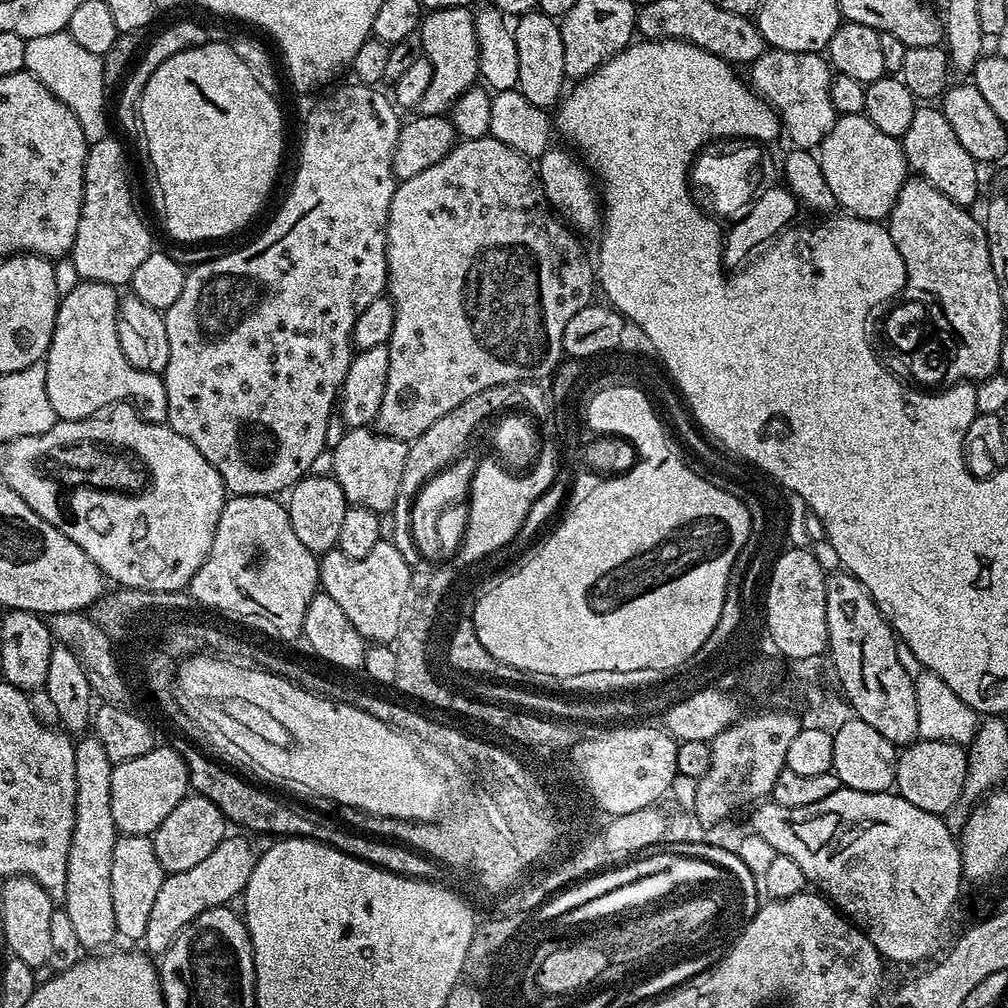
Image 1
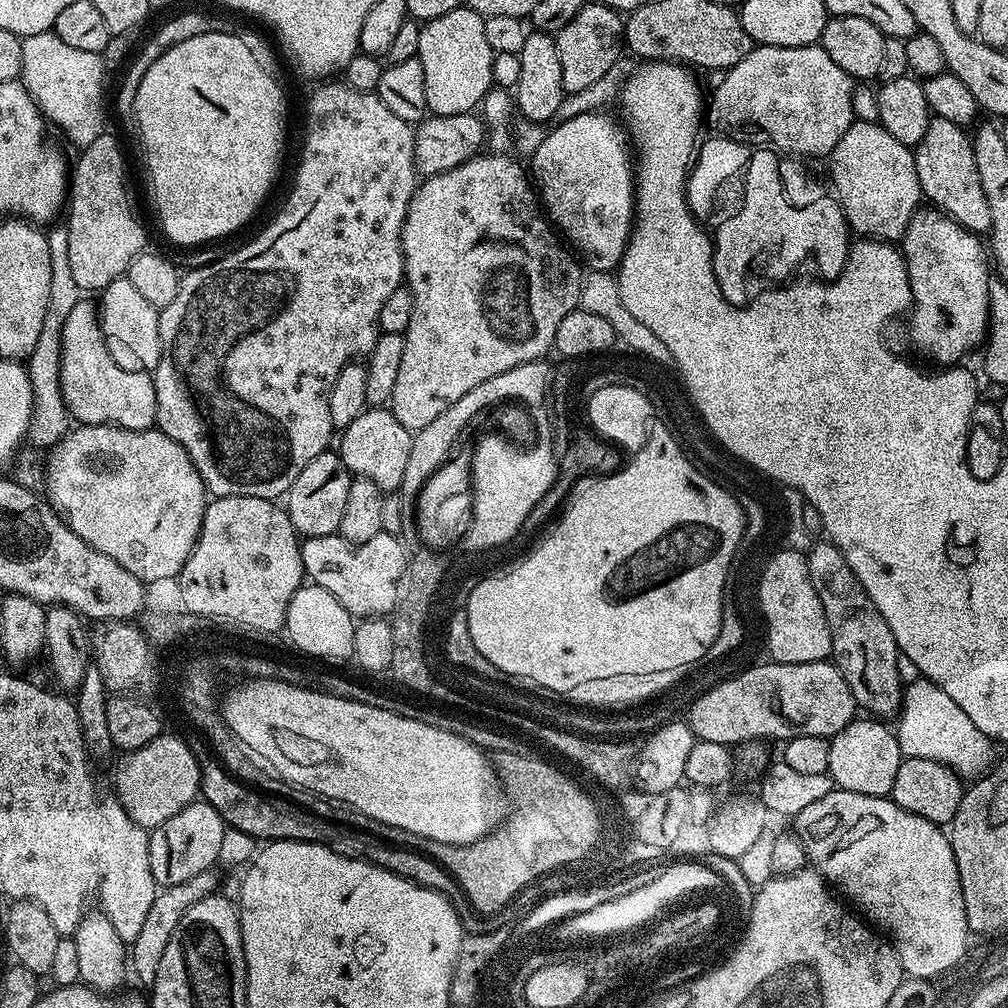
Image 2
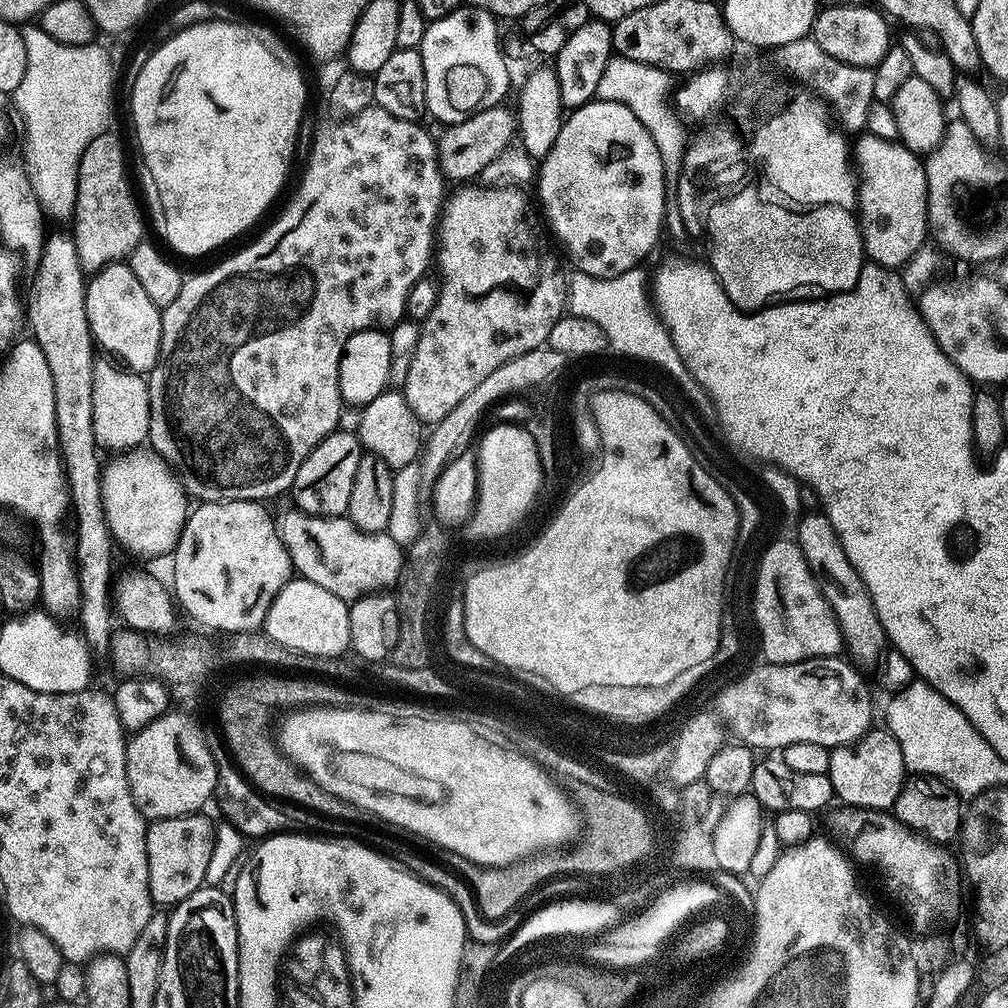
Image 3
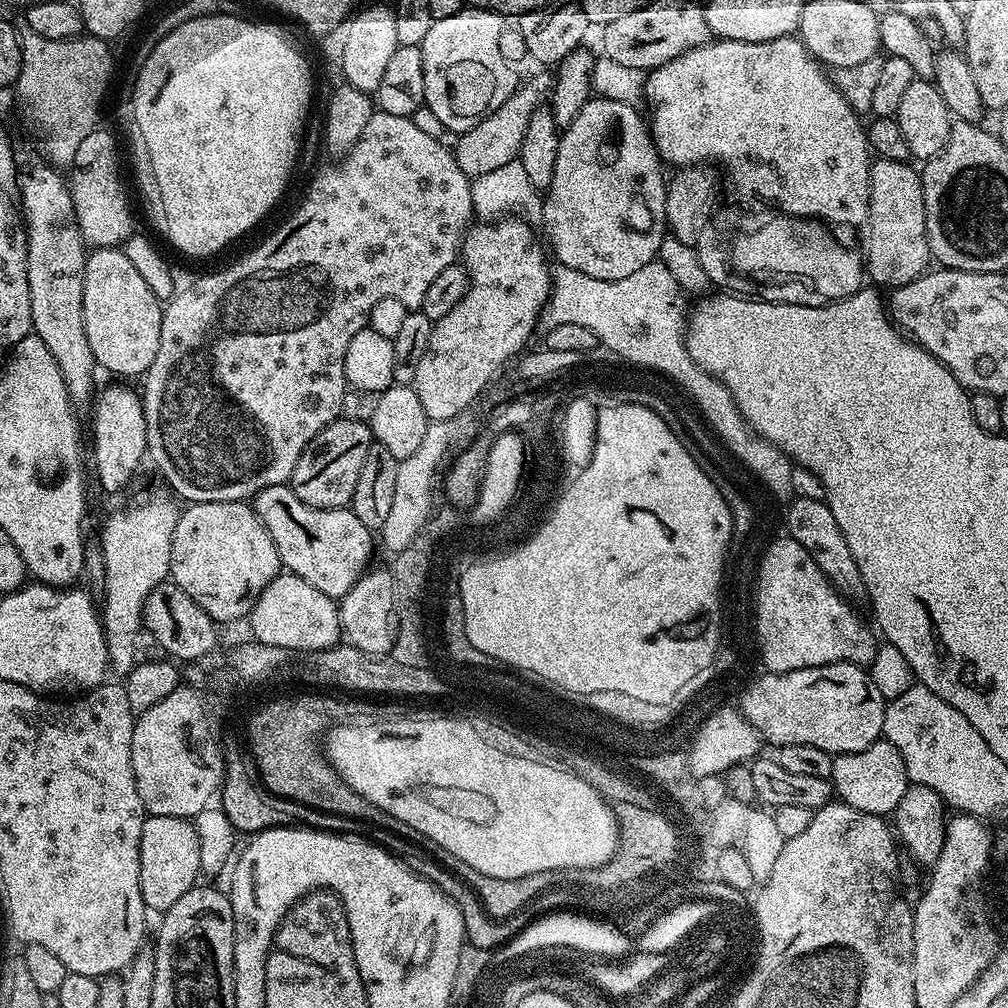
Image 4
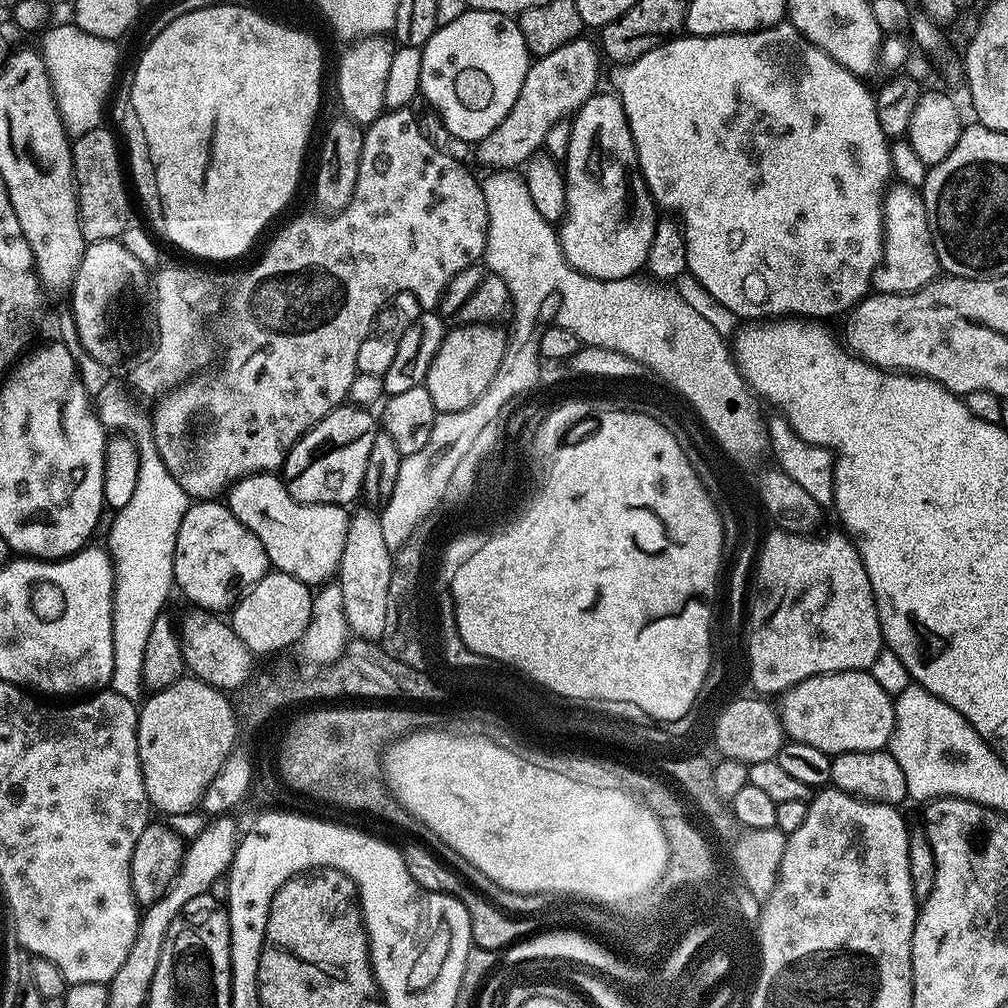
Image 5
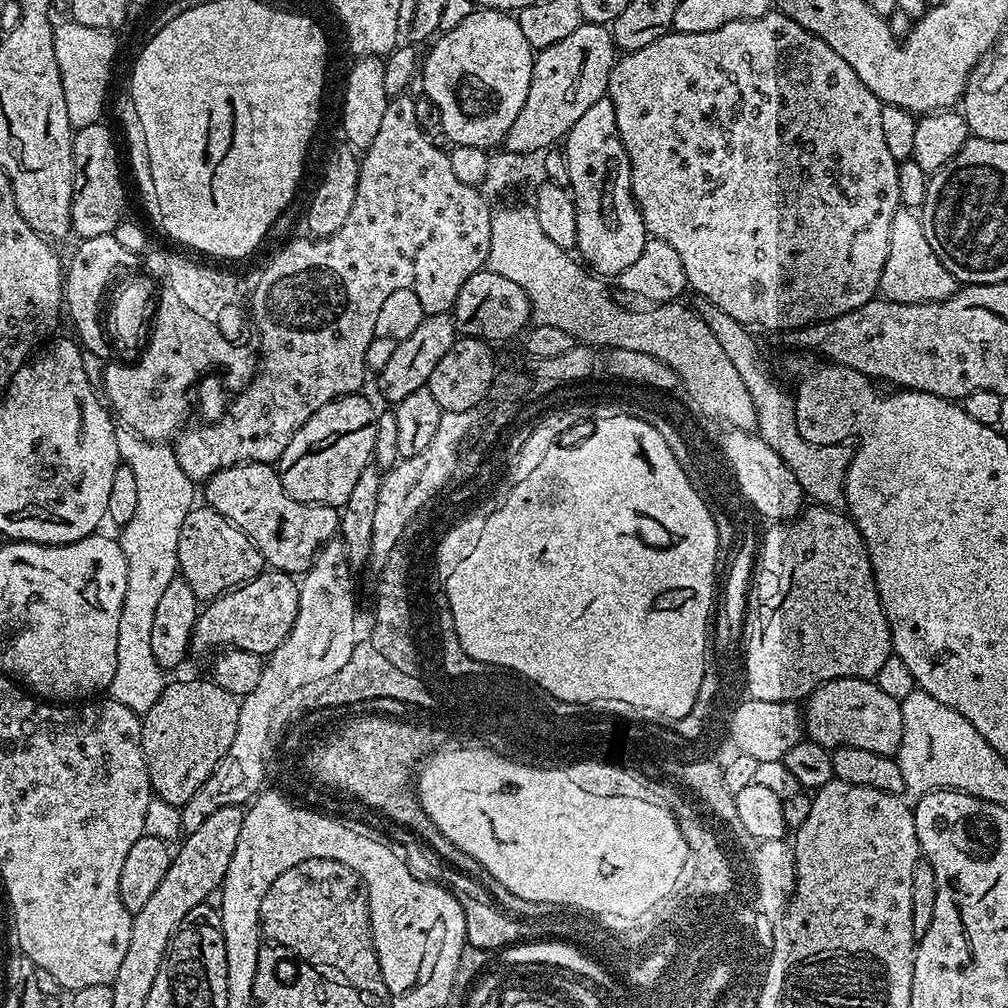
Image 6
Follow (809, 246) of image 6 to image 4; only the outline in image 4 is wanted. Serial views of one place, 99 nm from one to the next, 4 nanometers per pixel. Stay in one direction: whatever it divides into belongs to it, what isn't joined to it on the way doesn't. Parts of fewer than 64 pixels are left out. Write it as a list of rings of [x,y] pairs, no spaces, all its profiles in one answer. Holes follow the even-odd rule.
[[[795,35],[766,42],[713,39],[651,69],[644,84],[650,133],[665,165],[680,169],[687,159],[762,154],[766,142],[792,124],[820,134],[818,142],[834,156],[836,172],[828,174],[822,208],[815,219],[829,225],[867,225],[874,149],[861,113],[852,108],[825,65],[811,56]]]

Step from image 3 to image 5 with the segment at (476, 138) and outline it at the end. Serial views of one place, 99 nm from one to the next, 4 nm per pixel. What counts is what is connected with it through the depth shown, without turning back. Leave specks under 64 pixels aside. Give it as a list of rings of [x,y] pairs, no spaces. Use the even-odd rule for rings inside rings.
[[[587,38],[571,40],[566,46],[558,46],[554,54],[546,54],[529,63],[528,73],[522,82],[522,90],[518,90],[518,98],[514,106],[510,106],[510,114],[506,114],[506,118],[502,118],[502,122],[498,122],[498,126],[490,130],[490,134],[486,134],[486,138],[482,138],[475,145],[478,163],[485,164],[485,169],[488,170],[519,169],[528,163],[533,153],[543,147],[546,134],[550,134],[550,126],[554,126],[569,113],[575,114],[582,107],[588,97],[597,91],[596,79],[600,76],[602,56],[597,45],[593,41],[592,44]]]

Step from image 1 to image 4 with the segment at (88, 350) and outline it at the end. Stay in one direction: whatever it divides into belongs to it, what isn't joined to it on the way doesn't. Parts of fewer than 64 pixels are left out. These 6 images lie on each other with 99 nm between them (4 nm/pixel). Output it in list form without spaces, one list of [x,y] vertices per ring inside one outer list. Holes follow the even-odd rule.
[[[108,388],[95,401],[96,417],[92,420],[90,460],[96,463],[96,480],[108,492],[120,492],[146,460],[148,435],[144,406],[139,395],[128,388]]]

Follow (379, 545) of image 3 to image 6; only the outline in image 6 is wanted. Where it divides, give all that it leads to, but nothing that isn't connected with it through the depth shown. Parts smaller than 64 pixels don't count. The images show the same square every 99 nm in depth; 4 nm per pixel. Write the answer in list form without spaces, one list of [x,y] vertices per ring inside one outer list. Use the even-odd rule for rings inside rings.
[[[236,464],[214,474],[203,485],[202,500],[240,527],[262,554],[265,565],[277,572],[307,572],[317,552],[337,535],[340,526],[341,513],[329,504],[303,504],[290,498],[272,464]]]

